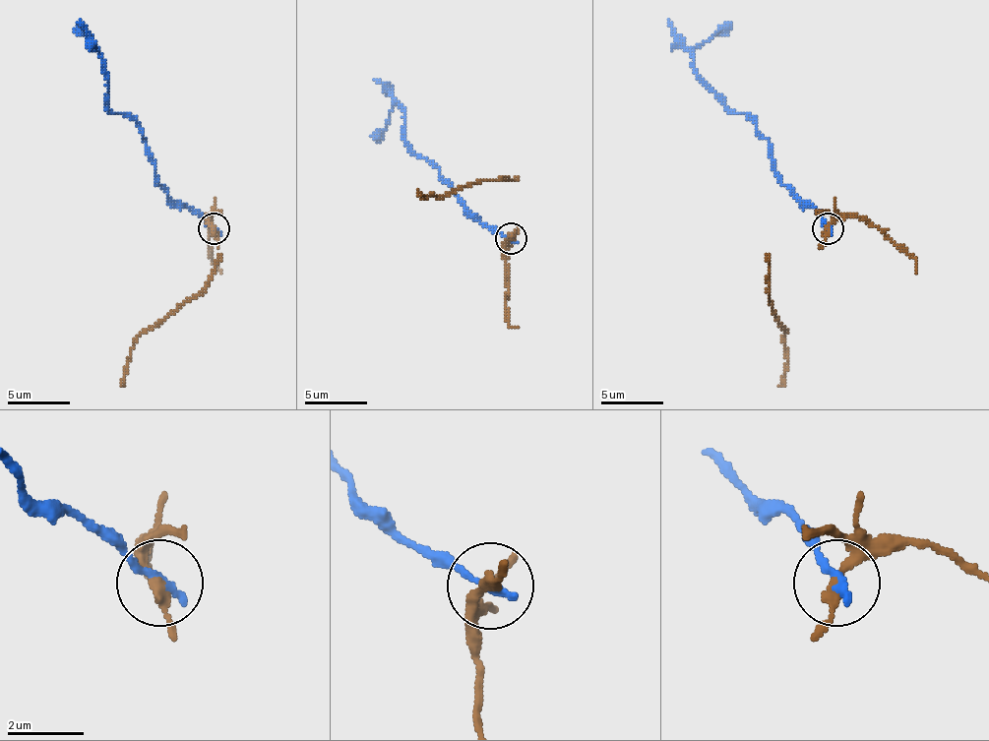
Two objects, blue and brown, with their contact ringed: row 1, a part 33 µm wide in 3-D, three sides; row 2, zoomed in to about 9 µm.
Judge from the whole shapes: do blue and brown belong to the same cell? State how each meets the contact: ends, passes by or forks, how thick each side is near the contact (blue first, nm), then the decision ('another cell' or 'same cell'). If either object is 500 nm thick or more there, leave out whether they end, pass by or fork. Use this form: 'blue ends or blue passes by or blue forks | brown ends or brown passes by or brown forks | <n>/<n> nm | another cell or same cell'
blue ends | brown passes by | 240/240 nm | another cell

